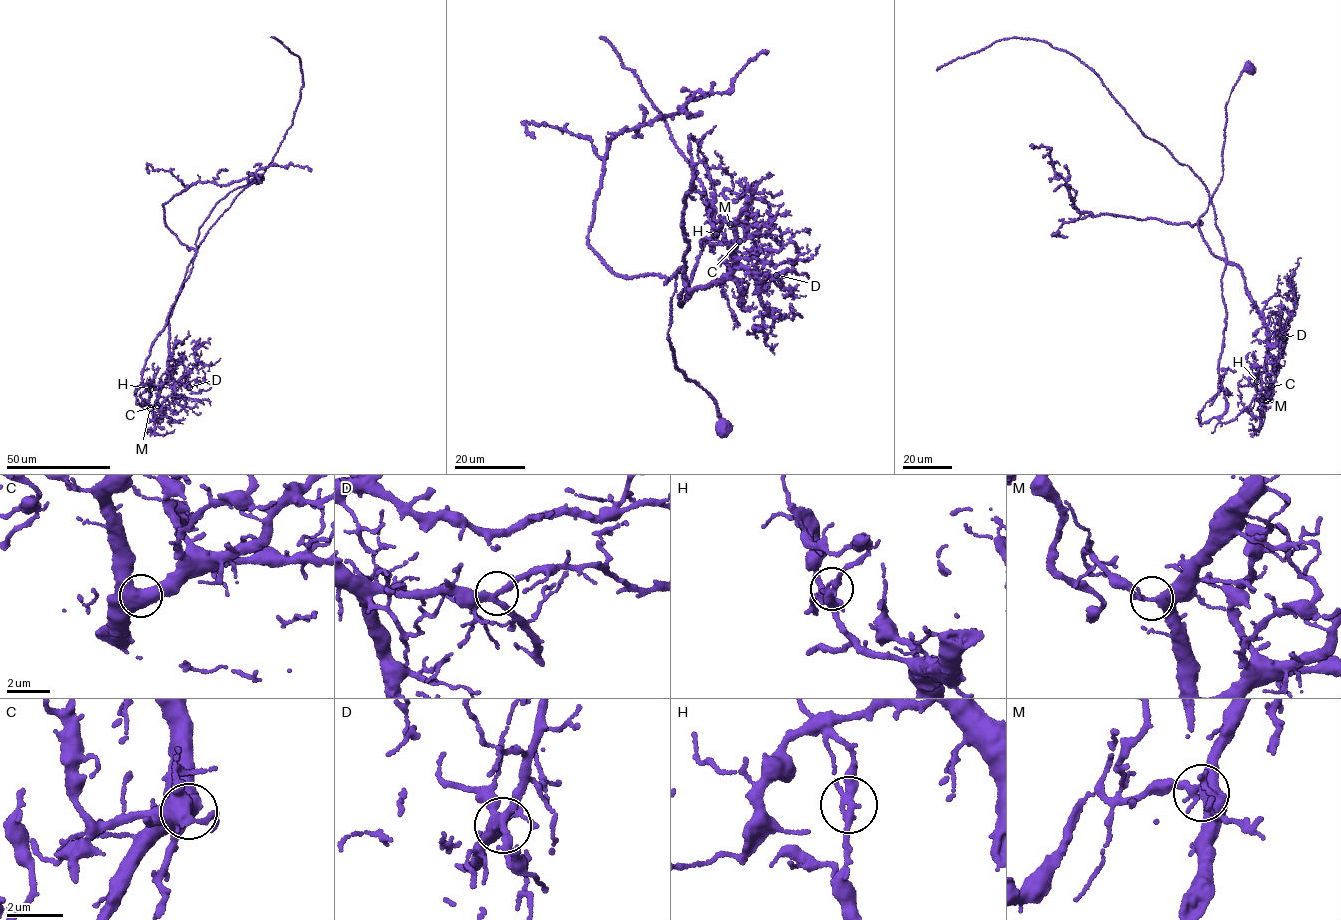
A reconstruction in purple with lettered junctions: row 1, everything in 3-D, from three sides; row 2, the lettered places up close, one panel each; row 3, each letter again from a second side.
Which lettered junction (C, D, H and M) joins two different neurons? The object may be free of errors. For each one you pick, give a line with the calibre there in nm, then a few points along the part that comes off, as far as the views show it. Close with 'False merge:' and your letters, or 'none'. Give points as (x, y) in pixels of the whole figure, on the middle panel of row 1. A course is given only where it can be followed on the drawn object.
H: Thickness 240 nm. Course of the part to remove: (716, 234), (722, 225), (701, 162), (683, 203), (681, 307), (714, 211), (637, 78), (599, 36)
False merge: H

